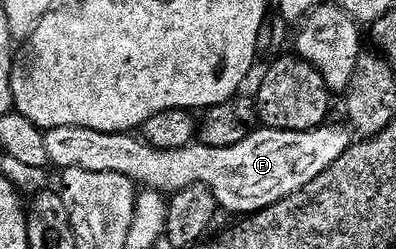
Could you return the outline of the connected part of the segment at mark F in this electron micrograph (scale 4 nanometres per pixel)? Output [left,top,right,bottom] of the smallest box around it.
[43,125,354,217]

